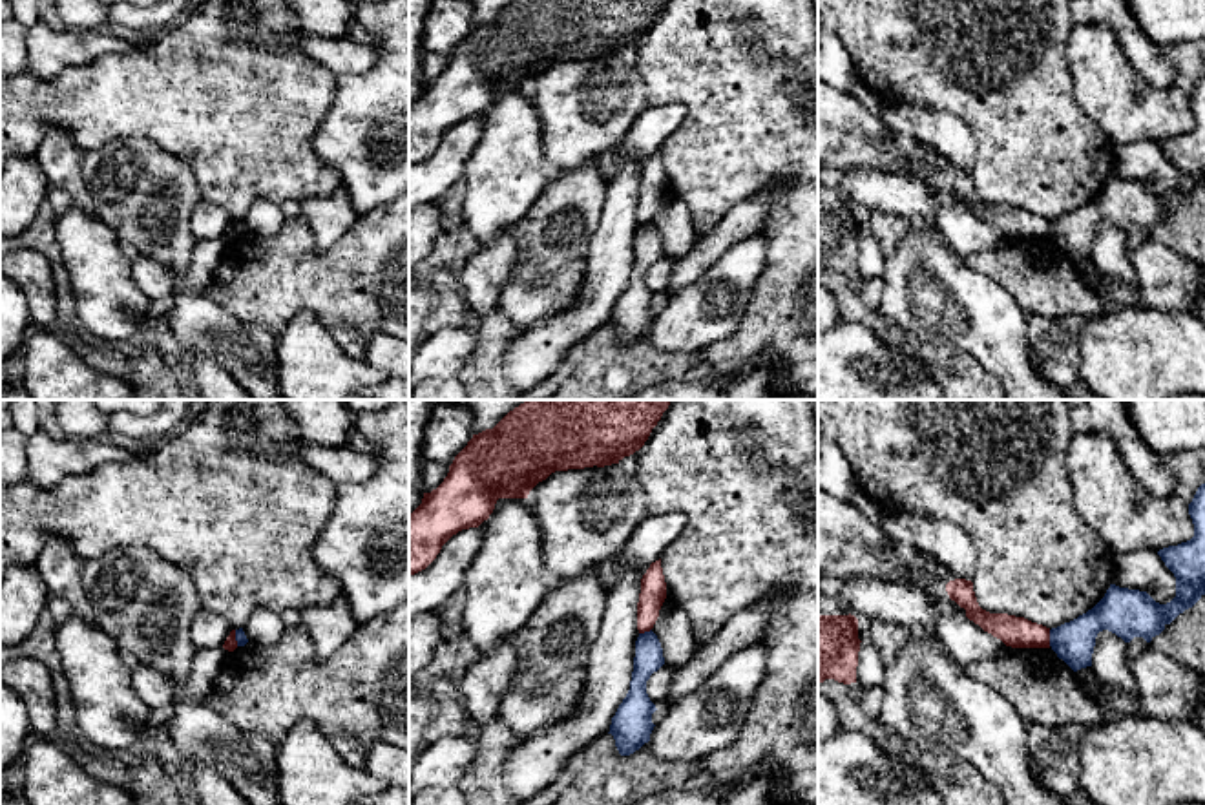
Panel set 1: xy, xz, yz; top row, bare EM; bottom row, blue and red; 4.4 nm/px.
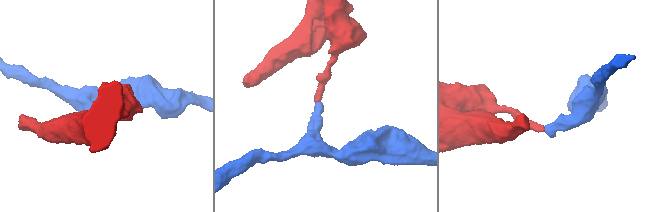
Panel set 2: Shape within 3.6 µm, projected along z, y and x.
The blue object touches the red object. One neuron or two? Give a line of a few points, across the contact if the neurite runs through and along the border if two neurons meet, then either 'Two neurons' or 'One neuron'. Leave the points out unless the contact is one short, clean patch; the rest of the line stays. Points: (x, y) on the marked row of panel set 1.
Line: yz (1048, 630), (1050, 645). Two neurons

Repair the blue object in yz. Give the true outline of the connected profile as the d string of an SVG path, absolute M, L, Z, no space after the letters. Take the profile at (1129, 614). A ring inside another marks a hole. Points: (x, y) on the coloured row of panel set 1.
M1201 484L1189 504L1189 515L1194 524L1194 537L1178 546L1168 546L1158 551L1165 566L1176 577L1176 597L1167 602L1156 602L1147 591L1119 588L1110 584L1105 597L1086 613L1050 630L1050 646L1074 672L1092 666L1092 653L1099 632L1108 630L1130 643L1134 637L1143 637L1150 643L1170 624L1179 613L1192 608L1205 595L1205 484Z

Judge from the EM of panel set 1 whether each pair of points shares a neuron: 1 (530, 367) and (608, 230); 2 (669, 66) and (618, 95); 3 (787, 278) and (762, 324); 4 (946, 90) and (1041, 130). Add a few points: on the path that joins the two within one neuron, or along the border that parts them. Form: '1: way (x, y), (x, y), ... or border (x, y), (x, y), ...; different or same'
1: way (565, 333), (596, 302), (608, 265); same
2: border (638, 68), (645, 83), (645, 101), (649, 104); different
3: way (787, 289), (787, 298), (773, 313); same
4: way (970, 95), (979, 104), (1006, 104), (1017, 115); same

